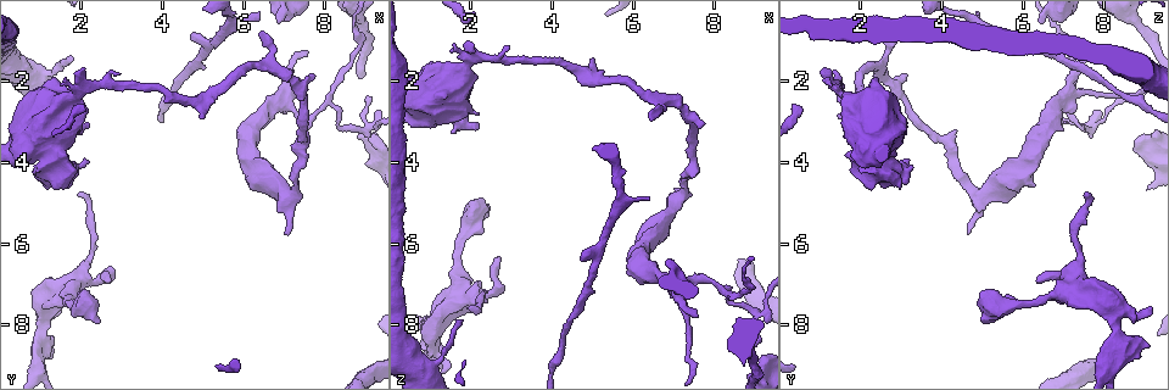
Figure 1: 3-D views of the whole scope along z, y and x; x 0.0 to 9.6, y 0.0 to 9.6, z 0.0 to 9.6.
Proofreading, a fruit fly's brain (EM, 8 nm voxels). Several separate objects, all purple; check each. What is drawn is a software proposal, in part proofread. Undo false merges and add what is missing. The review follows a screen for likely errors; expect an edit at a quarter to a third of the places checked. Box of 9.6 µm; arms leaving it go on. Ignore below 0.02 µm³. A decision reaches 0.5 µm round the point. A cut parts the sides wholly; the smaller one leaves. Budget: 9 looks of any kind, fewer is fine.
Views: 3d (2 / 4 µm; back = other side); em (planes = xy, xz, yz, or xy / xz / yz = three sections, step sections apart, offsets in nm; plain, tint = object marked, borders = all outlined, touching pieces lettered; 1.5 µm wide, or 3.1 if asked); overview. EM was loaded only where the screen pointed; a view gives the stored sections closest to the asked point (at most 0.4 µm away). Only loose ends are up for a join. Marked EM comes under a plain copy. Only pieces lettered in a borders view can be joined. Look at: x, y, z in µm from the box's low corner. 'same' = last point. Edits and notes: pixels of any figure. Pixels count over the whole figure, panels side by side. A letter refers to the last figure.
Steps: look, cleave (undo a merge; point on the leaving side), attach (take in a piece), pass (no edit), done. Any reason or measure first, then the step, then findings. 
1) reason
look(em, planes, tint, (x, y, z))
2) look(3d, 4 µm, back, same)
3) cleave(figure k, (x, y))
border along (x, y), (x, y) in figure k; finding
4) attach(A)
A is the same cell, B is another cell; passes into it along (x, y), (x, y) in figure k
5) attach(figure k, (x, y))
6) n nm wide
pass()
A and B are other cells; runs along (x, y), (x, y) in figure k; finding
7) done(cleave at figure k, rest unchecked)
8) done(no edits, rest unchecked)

free end
look(3d, 2 µm, back, (1.80, 1.35, 7.85))

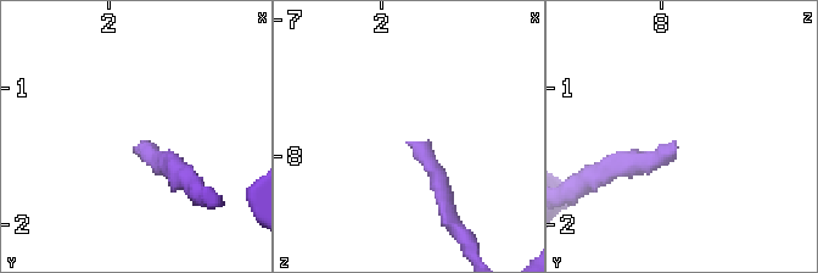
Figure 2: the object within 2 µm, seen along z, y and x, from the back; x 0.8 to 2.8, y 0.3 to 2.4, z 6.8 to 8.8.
now the EM
look(em, planes, borders, (1.78, 1.42, 7.90))

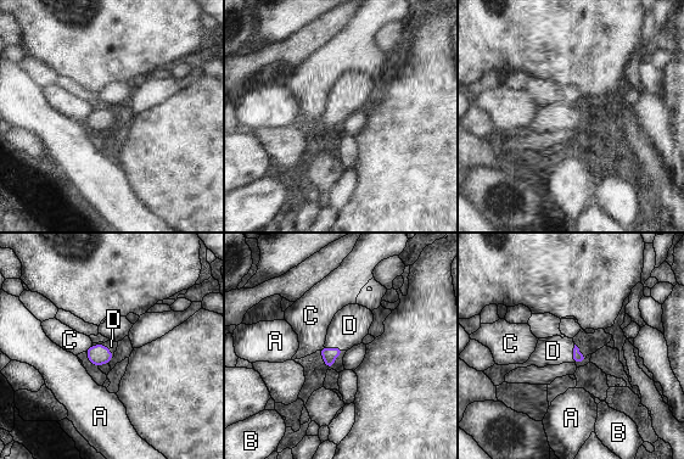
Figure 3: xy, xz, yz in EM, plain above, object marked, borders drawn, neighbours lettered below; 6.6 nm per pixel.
attach(D)
D is the same cell, A, B and C are other cells; the cell continues

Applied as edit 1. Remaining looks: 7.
look(3d, 4 µm, back, (5.00, 2.90, 1.50))

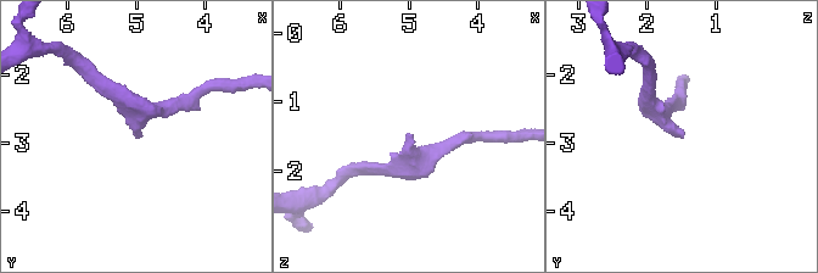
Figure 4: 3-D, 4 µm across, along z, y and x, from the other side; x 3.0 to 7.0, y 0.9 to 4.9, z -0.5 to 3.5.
now the EM
look(em, yz, step 8, tint, (5.00, 2.90, 1.45))

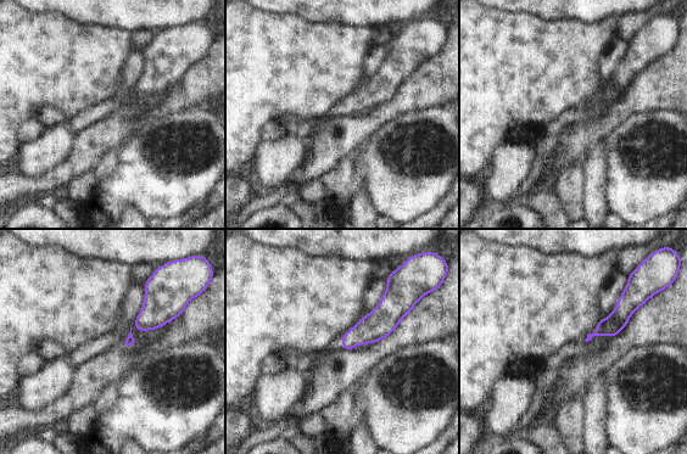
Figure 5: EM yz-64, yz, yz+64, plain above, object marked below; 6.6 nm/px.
look(em, planes, borders, same)

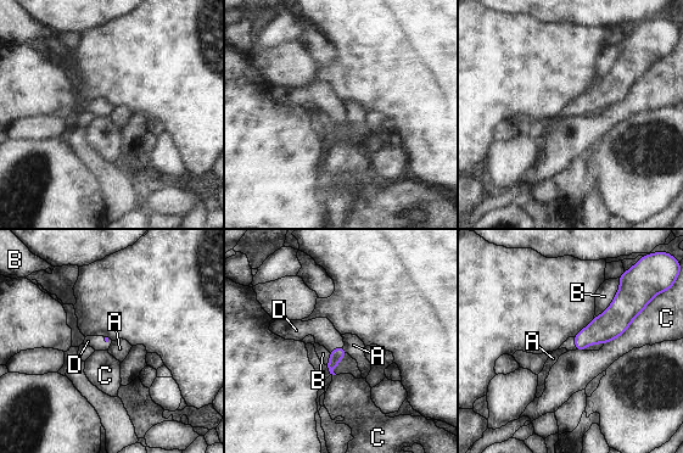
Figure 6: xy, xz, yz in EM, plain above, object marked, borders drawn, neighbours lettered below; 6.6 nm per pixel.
attach(D)
D is the same cell, A, B and C are other cells; passes into it along (336, 354), (336, 348), (323, 330) in figure 6; the cell continues

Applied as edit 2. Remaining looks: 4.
redraw
look(overview)

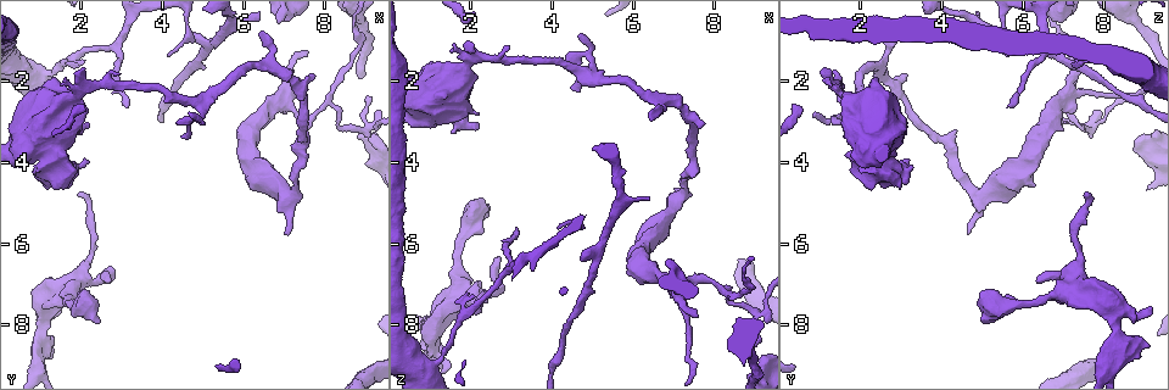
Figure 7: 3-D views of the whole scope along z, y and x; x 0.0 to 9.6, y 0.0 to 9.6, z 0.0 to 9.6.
look(em, planes, tint, (4.70, 1.00, 6.40))

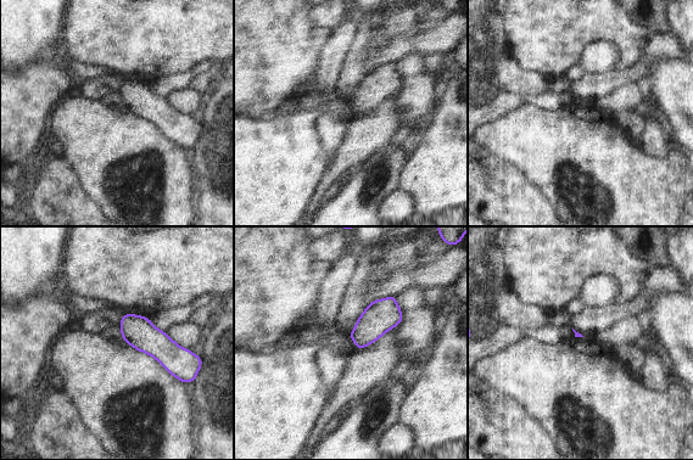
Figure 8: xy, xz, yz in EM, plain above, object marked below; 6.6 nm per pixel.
look(em, planes, borders, same)

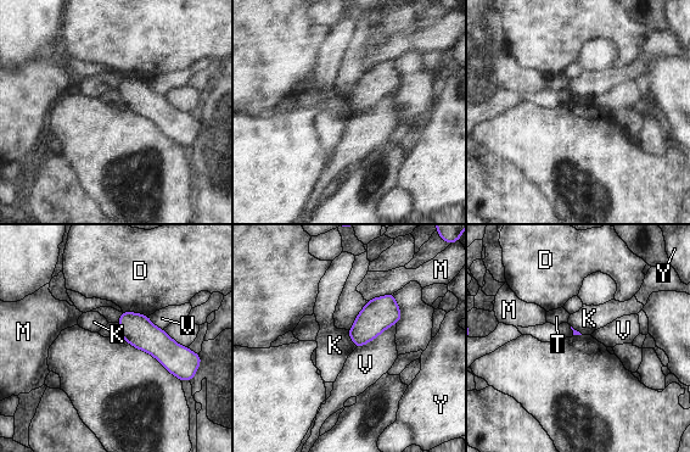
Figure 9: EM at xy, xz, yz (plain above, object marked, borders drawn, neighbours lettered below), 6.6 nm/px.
pass()
D, K, M, T, V and Y are other cells; runs along (124, 314), (179, 372) in figure 9; no lettered piece goes on from it

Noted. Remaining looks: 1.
done(attach at figure 3, attach at figure 6, rest unchecked)

